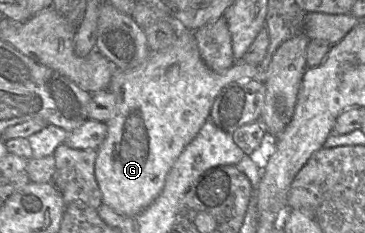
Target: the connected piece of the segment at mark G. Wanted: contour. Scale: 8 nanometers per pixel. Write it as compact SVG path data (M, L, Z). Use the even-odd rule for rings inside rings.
M185 29L178 30L176 41L167 48L151 51L148 58L137 68L127 71L116 69L108 87L108 90L114 94L116 99L115 115L106 122L108 127L107 137L97 149L95 161L95 177L102 193L103 203L125 216L135 216L146 209L162 192L167 175L177 158L209 119L211 107L220 91L229 83L254 79L256 74L257 66L242 61L236 61L229 69L222 72L215 72L209 69L200 56L194 32Z

